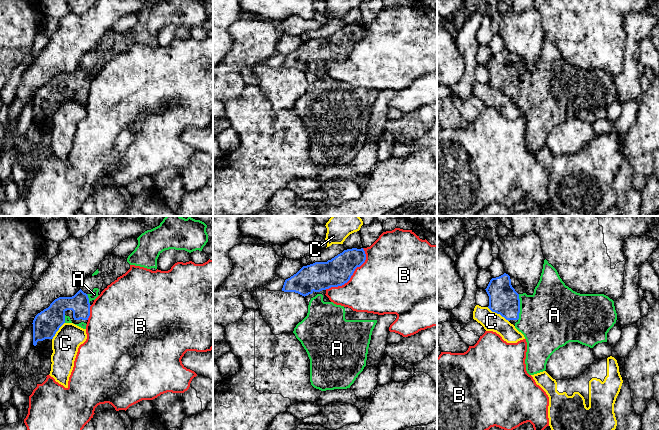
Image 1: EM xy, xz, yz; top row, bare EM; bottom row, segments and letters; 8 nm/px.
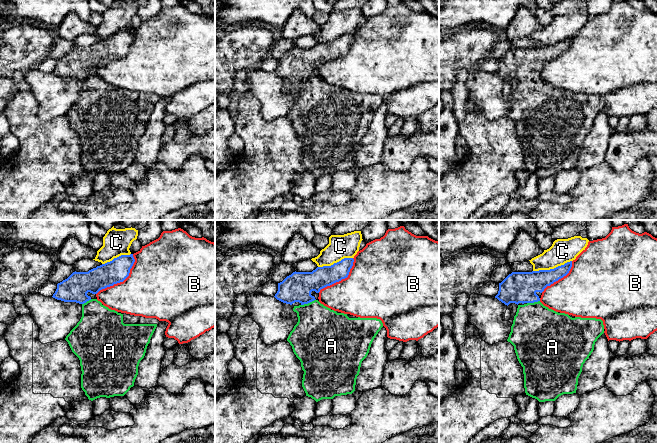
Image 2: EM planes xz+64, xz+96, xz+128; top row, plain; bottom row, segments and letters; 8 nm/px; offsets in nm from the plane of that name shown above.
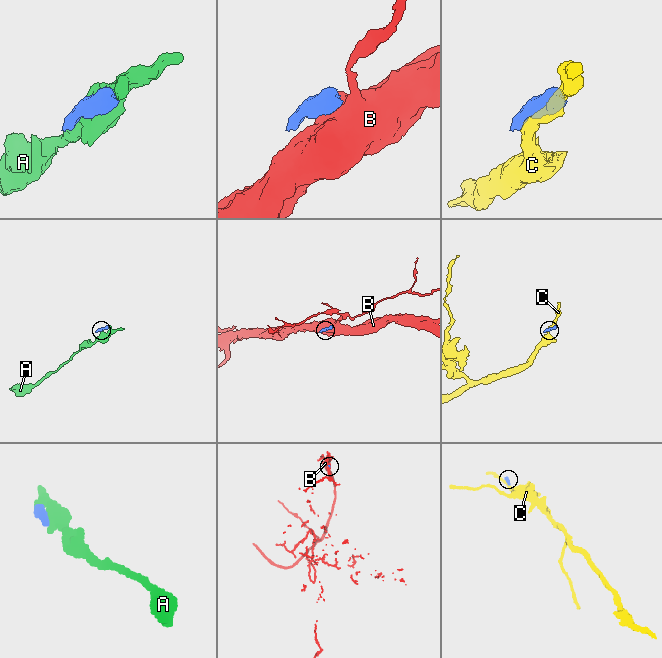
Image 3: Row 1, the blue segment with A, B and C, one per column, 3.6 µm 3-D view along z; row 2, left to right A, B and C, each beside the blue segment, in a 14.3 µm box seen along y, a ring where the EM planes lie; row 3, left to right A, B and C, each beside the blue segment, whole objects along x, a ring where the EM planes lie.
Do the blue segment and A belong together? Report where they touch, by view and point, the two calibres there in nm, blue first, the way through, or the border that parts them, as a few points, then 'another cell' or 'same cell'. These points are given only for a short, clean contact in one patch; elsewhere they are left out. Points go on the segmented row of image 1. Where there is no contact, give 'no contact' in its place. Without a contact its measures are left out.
contact yz (519, 307); calibres 240 and 460 nm; same cell

